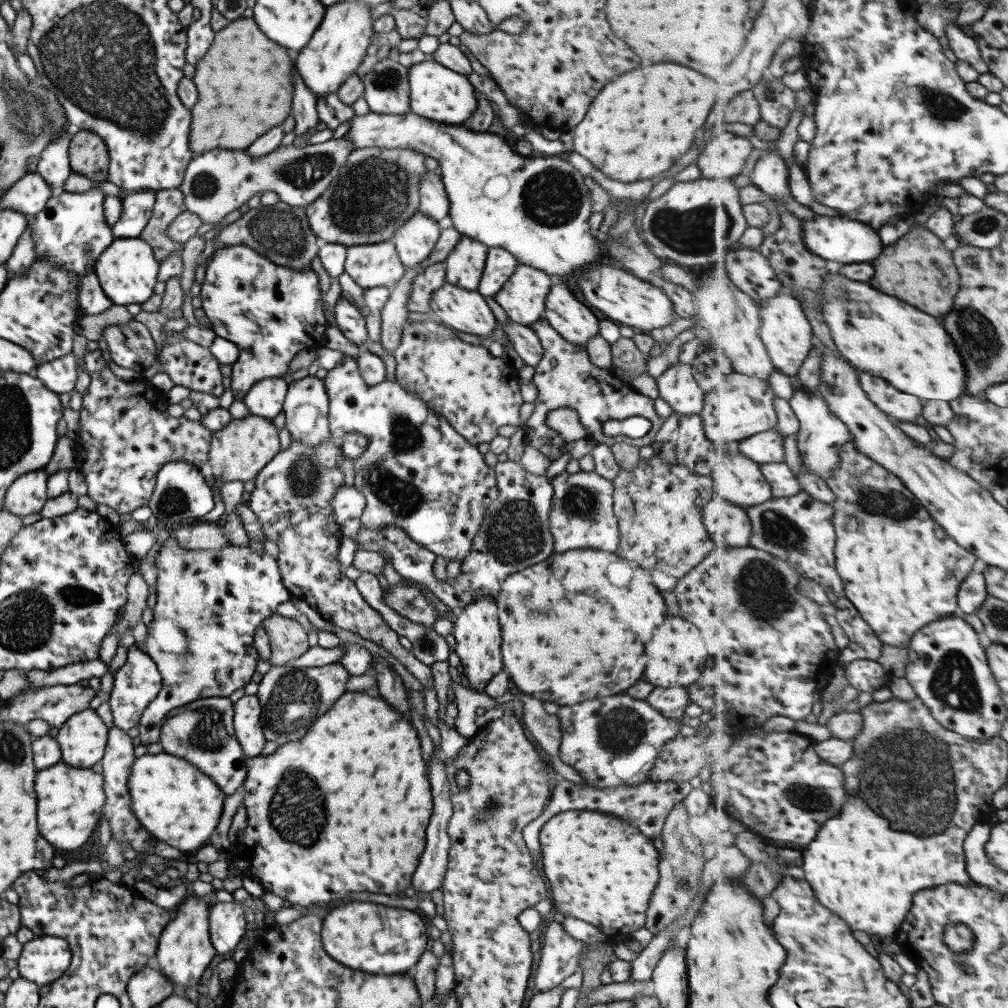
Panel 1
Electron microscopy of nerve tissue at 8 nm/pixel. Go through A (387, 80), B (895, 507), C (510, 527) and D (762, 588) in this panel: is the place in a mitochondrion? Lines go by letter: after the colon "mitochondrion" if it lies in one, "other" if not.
A: mitochondrion
B: mitochondrion
C: mitochondrion
D: mitochondrion

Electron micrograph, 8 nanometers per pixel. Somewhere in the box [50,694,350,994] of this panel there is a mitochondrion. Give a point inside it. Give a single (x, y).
(298, 811)

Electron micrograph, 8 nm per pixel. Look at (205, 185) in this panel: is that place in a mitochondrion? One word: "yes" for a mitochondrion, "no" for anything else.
yes

